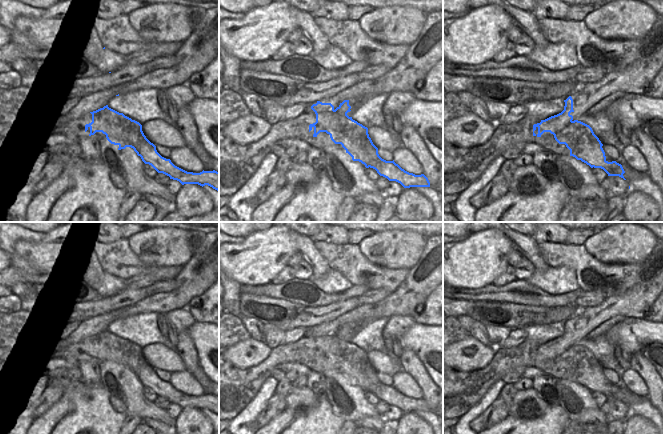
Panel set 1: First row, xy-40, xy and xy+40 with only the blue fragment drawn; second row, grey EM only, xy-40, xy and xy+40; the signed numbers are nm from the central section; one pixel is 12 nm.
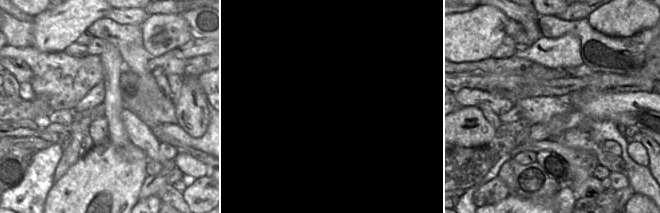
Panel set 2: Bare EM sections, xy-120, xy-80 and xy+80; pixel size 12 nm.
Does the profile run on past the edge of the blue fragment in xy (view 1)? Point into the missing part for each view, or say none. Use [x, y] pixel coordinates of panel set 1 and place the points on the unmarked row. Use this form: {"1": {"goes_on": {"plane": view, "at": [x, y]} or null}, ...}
{"1": {"goes_on": null}}

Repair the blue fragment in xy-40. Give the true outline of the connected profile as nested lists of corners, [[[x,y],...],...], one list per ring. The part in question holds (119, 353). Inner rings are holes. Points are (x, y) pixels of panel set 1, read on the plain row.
[[[108,329],[90,337],[92,346],[85,349],[85,356],[90,354],[89,360],[102,356],[111,368],[119,370],[118,374],[133,372],[145,388],[151,389],[158,397],[163,397],[182,409],[208,409],[219,415],[219,396],[203,394],[193,397],[175,390],[170,383],[157,376],[156,370],[144,359],[139,346],[109,332]]]

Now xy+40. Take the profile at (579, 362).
[[[569,320],[566,324],[564,324],[564,326],[564,334],[561,337],[551,340],[545,344],[541,344],[540,347],[533,349],[533,360],[541,361],[544,356],[550,356],[554,359],[555,364],[559,368],[566,369],[566,371],[570,374],[570,380],[575,381],[577,384],[581,384],[591,392],[594,391],[603,393],[608,400],[619,400],[626,404],[623,400],[625,395],[622,389],[616,385],[608,386],[606,384],[605,376],[602,372],[603,368],[594,358],[592,352],[581,345],[573,343],[573,340],[570,338],[571,336],[574,336],[572,321]]]

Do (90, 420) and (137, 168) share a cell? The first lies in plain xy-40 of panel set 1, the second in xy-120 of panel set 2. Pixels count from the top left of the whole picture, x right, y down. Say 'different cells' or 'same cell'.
same cell

